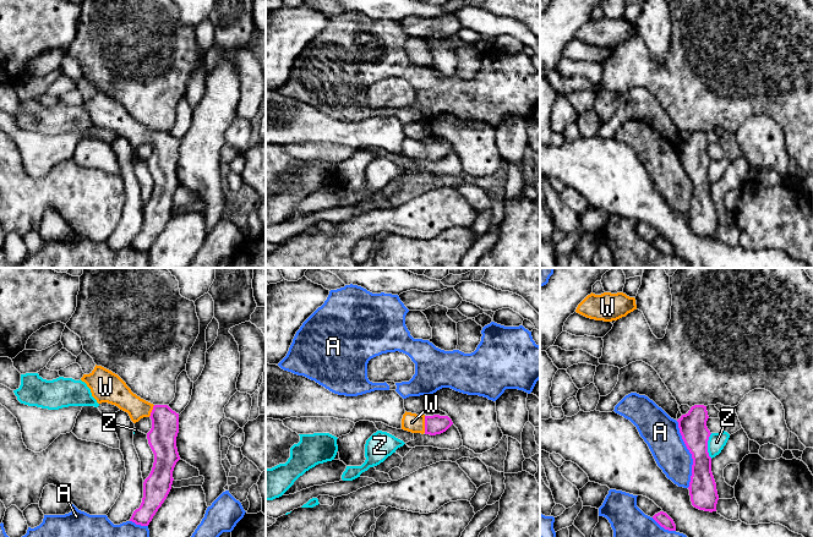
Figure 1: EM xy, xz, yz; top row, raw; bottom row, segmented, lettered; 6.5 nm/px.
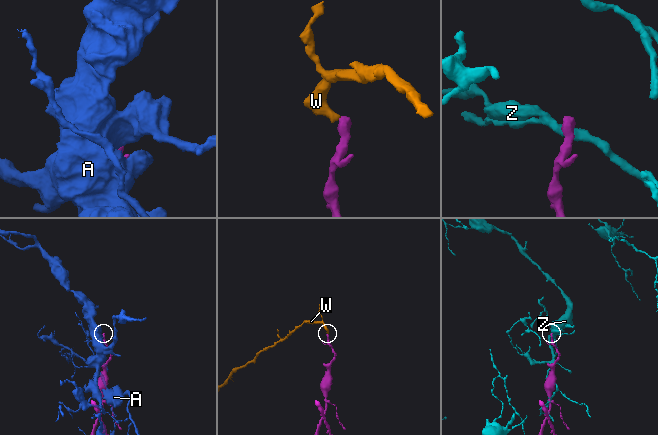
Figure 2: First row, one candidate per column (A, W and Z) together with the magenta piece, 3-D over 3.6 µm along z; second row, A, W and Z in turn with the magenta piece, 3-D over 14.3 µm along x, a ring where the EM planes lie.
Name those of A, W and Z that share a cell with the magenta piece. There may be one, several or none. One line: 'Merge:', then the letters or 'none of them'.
Merge: W

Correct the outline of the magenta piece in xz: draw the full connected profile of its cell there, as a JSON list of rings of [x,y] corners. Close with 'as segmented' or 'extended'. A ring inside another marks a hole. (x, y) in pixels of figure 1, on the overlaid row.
[[[406,412],[402,418],[402,429],[411,433],[436,435],[446,432],[453,424],[448,416],[425,416]]]; extended

